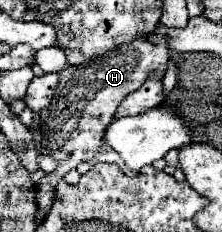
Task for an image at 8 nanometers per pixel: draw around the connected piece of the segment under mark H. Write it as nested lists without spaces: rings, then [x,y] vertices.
[[[135,39],[133,43],[123,43],[105,55],[97,55],[81,65],[71,65],[69,69],[61,71],[61,81],[55,89],[55,97],[47,109],[39,113],[41,117],[41,153],[47,153],[55,159],[57,167],[53,173],[45,175],[37,187],[37,207],[49,209],[55,195],[55,185],[59,179],[65,177],[67,171],[75,169],[79,163],[117,163],[121,171],[129,177],[136,177],[139,173],[128,169],[121,157],[101,143],[105,139],[105,127],[113,121],[113,115],[119,103],[133,91],[137,91],[145,79],[155,75],[157,79],[165,77],[167,63],[169,63],[169,47],[161,41],[157,45],[147,43],[145,39]]]

